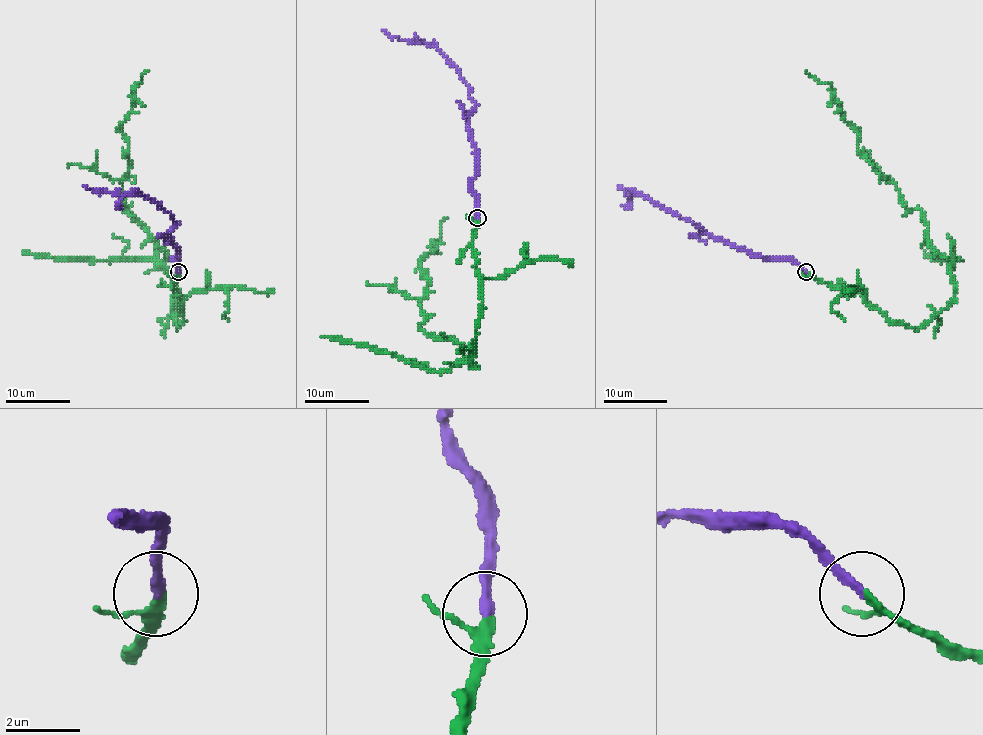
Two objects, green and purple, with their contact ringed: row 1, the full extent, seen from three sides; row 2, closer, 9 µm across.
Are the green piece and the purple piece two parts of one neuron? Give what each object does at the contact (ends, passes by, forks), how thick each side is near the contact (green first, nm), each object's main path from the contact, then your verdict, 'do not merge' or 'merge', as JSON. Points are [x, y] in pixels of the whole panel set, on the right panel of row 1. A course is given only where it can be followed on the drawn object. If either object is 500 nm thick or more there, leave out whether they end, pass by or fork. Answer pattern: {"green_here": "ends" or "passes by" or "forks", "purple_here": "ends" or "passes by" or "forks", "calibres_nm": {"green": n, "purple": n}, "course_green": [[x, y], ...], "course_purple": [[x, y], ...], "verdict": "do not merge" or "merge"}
{"green_here": "passes by", "purple_here": "ends", "calibres_nm": {"green": 180, "purple": 240}, "course_green": [[807, 272], [910, 326], [941, 311], [956, 288], [925, 218], [860, 153], [830, 85], [805, 70]], "course_purple": [[807, 272], [793, 259], [752, 256], [745, 250], [708, 236], [694, 222], [619, 186]], "verdict": "merge"}

